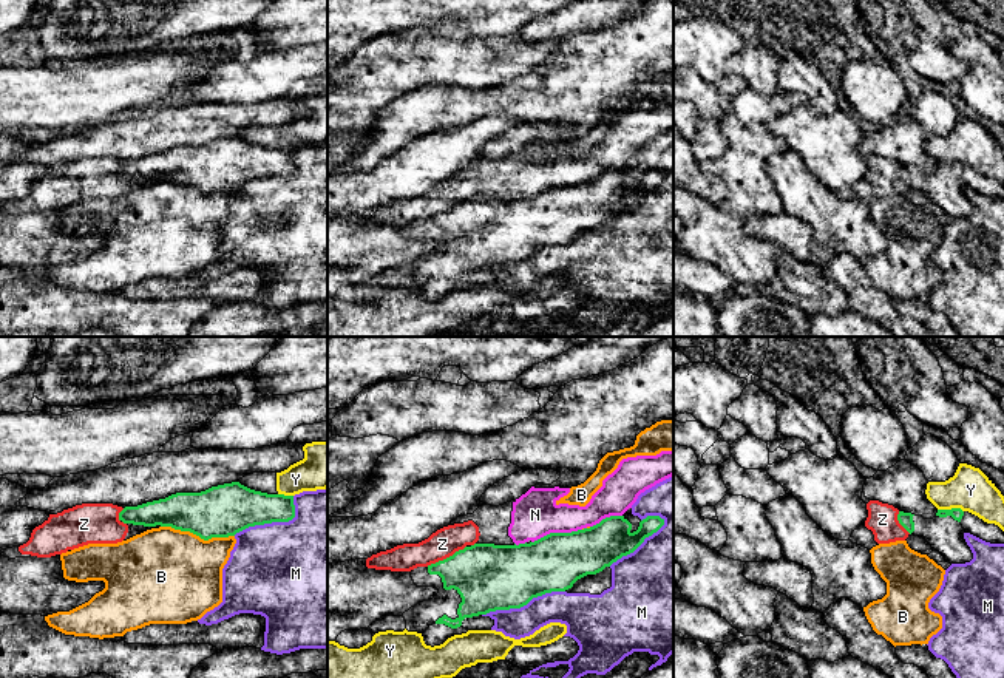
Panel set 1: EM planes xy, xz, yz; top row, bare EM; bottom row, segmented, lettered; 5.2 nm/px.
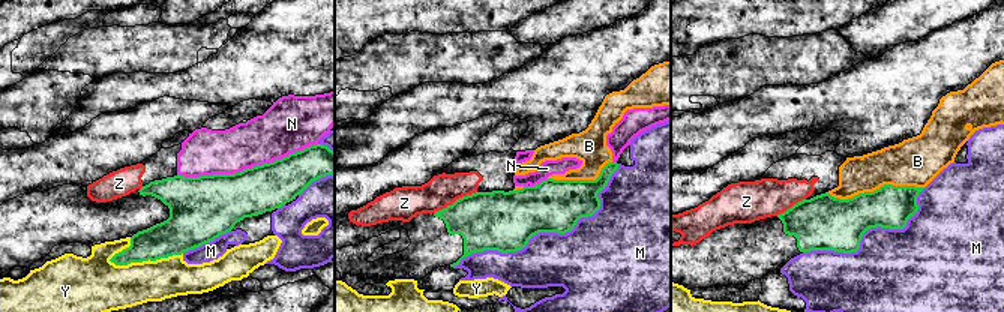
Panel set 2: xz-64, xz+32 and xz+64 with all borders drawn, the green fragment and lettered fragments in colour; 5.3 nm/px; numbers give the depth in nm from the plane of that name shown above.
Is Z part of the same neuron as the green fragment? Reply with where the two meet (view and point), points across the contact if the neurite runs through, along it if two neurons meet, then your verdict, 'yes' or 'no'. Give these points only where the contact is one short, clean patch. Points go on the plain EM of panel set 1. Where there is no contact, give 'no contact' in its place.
contact xz (447, 212); border xz (465, 200), (427, 220); no

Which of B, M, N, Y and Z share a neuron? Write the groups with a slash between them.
B / M / N Z / Y

